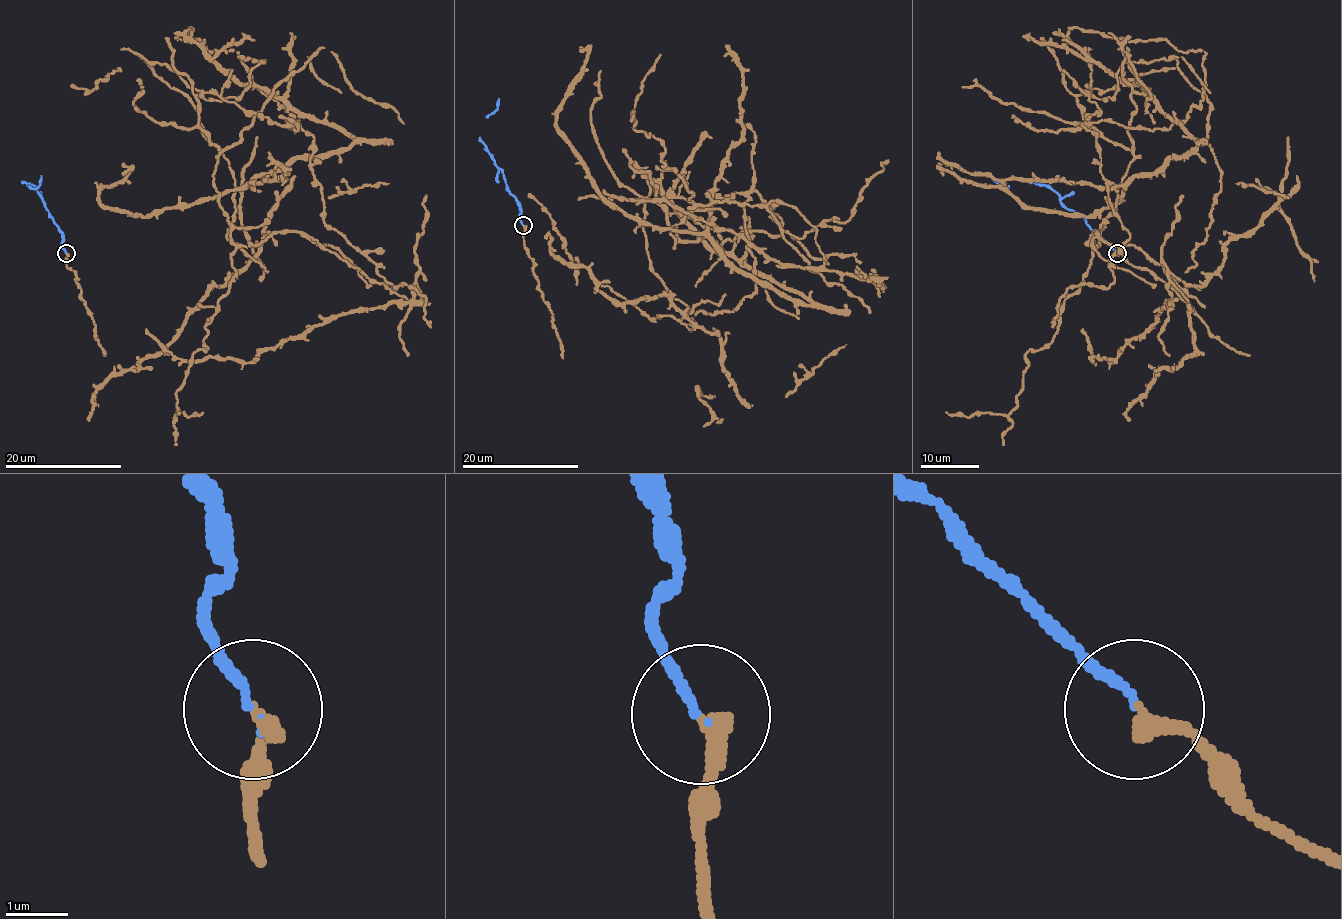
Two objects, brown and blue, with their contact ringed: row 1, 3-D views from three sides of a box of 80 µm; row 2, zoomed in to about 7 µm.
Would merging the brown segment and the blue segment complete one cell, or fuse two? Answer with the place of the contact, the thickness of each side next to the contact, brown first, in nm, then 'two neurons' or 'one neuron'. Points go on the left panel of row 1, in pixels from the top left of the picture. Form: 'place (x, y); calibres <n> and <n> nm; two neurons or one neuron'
place (66, 253); calibres 300 and 130 nm; one neuron

